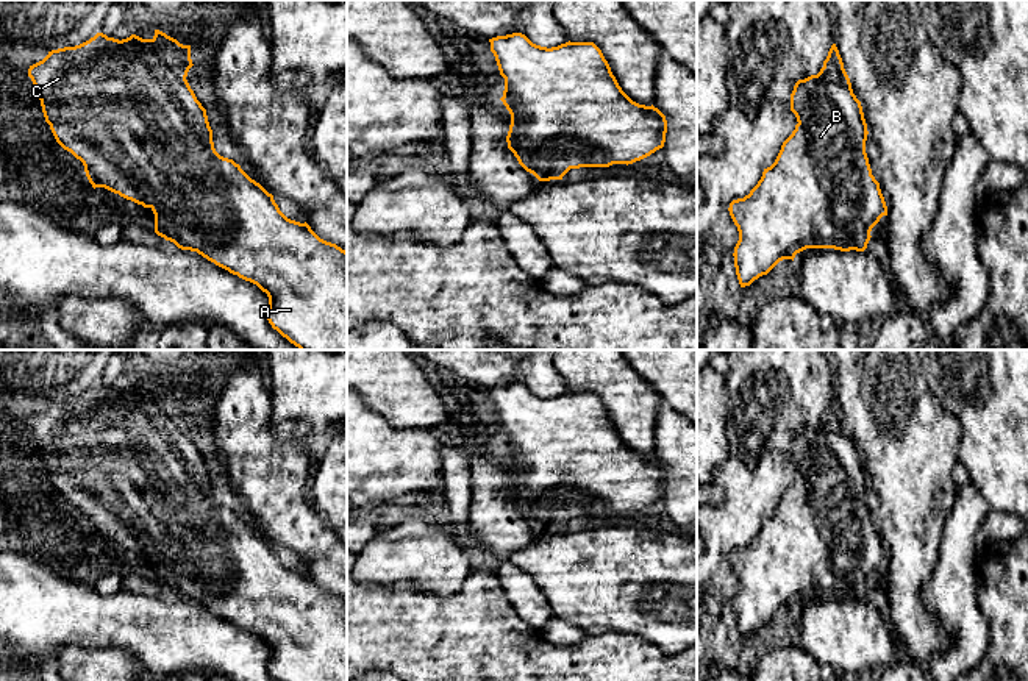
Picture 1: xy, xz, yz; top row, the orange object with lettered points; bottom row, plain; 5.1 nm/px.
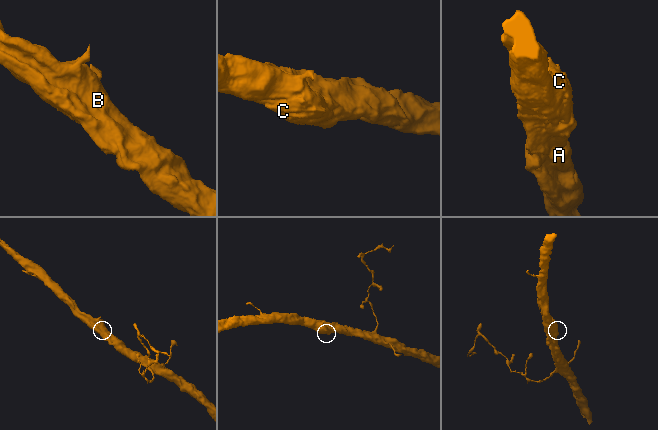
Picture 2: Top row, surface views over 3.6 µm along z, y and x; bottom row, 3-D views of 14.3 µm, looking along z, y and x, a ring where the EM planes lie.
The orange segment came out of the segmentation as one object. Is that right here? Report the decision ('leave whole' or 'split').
leave whole

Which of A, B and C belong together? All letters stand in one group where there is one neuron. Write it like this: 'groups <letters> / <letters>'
groups A B C

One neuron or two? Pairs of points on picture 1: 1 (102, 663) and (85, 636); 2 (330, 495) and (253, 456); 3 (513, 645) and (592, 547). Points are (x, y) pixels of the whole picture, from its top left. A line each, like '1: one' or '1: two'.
1: two
2: two
3: two

